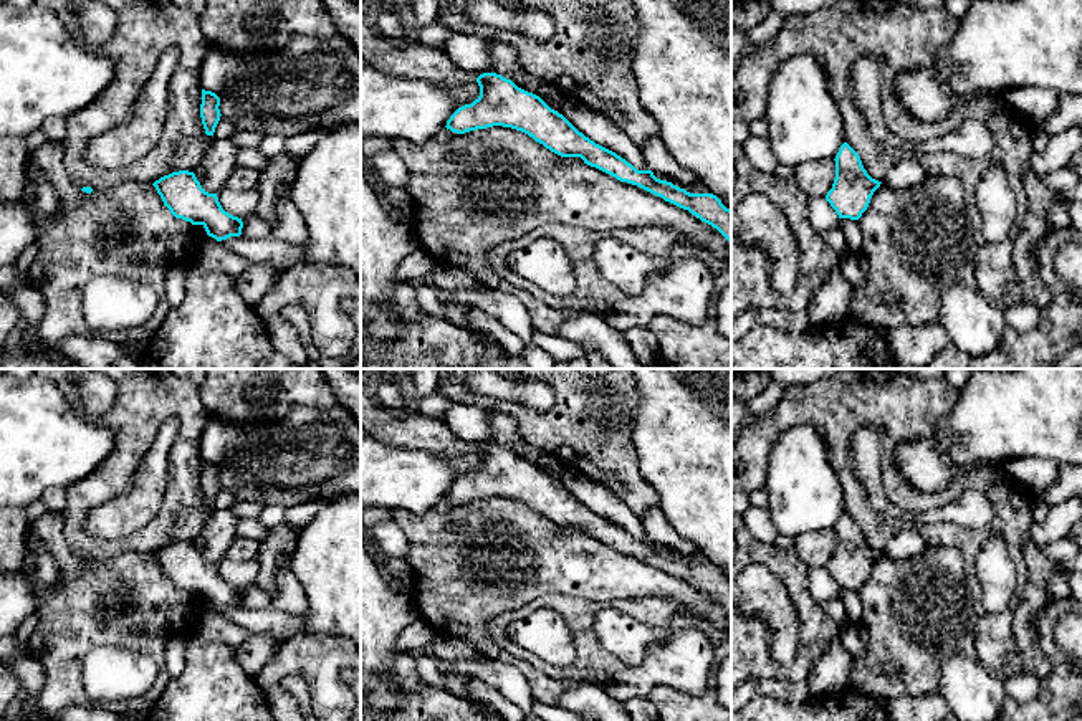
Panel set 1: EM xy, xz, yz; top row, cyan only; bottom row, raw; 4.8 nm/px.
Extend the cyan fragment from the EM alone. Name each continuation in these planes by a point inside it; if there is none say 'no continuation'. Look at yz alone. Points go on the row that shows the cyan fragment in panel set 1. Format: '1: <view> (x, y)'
no continuation

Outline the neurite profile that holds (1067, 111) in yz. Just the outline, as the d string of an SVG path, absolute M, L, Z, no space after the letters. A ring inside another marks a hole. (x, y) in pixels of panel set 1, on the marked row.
M1060 93L1056 111L1042 122L1041 132L1054 136L1082 122L1082 96Z

